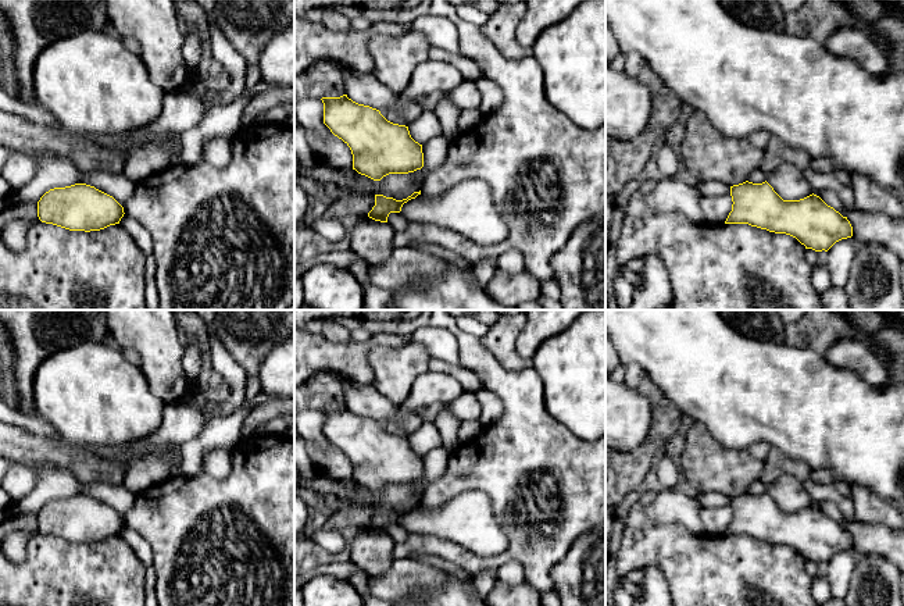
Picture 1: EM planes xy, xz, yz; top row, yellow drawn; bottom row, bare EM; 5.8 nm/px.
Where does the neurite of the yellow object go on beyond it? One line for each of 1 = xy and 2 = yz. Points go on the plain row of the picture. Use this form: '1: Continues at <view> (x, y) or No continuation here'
1: No continuation here
2: No continuation here

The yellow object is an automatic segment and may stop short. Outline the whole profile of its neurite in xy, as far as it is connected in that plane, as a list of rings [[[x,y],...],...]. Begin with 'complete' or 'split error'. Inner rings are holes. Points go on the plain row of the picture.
complete; [[[86,495],[50,500],[37,513],[42,534],[69,542],[100,542],[119,535],[124,525],[112,507]]]

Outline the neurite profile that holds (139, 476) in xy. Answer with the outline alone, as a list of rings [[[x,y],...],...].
[[[182,450],[165,452],[131,463],[124,475],[124,485],[137,495],[169,477],[169,470],[182,459]]]

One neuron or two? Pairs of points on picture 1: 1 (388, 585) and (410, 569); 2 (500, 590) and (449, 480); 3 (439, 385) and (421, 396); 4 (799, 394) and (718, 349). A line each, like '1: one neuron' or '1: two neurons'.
1: one neuron
2: two neurons
3: one neuron
4: one neuron

